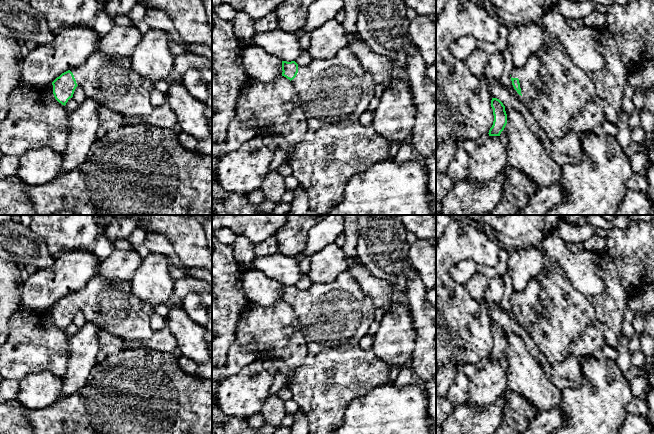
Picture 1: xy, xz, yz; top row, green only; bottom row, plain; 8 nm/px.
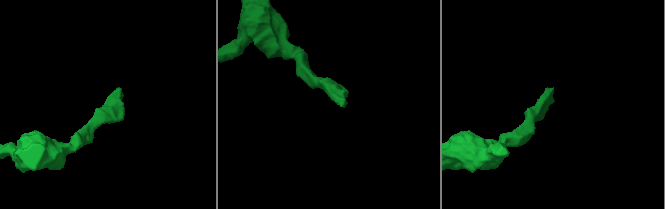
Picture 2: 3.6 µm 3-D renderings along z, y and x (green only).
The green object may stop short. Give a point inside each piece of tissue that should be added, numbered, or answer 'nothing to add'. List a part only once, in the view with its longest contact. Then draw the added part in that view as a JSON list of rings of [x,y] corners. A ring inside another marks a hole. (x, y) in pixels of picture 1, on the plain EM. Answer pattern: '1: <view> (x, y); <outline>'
1: yz (531, 307); [[[536,275],[524,291],[513,292],[511,295],[511,301],[519,303],[522,320],[528,324],[534,323],[545,311],[545,304],[539,296],[542,280],[541,275]]]

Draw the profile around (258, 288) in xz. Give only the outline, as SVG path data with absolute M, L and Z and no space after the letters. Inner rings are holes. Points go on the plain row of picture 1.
M242 269L240 280L244 294L250 302L267 307L282 300L282 285L260 270Z

